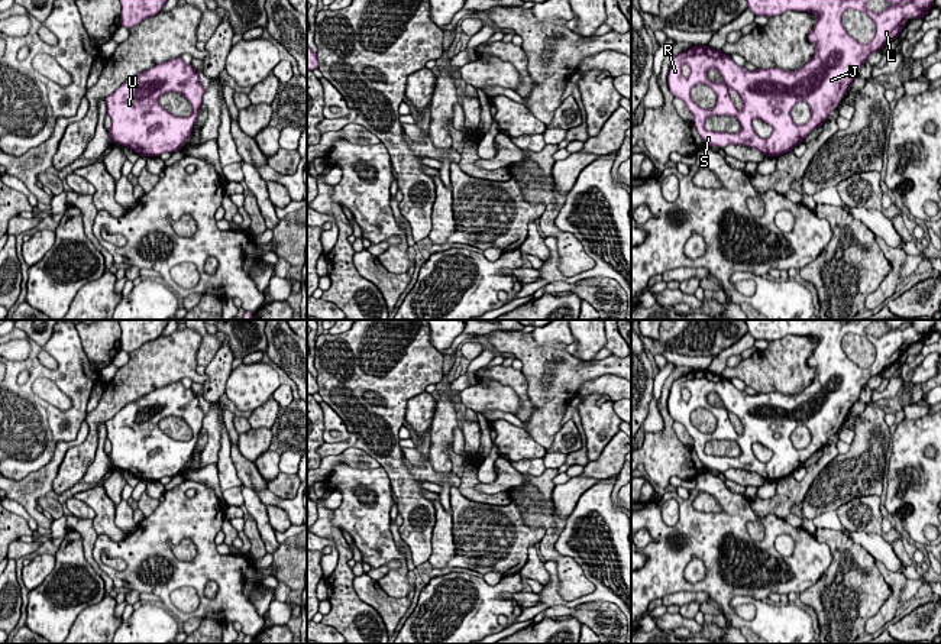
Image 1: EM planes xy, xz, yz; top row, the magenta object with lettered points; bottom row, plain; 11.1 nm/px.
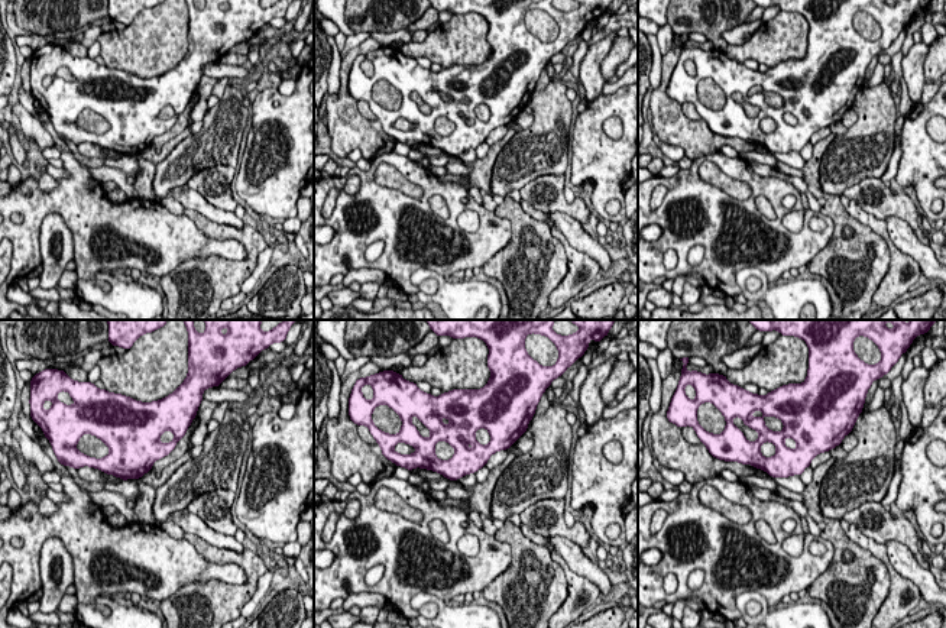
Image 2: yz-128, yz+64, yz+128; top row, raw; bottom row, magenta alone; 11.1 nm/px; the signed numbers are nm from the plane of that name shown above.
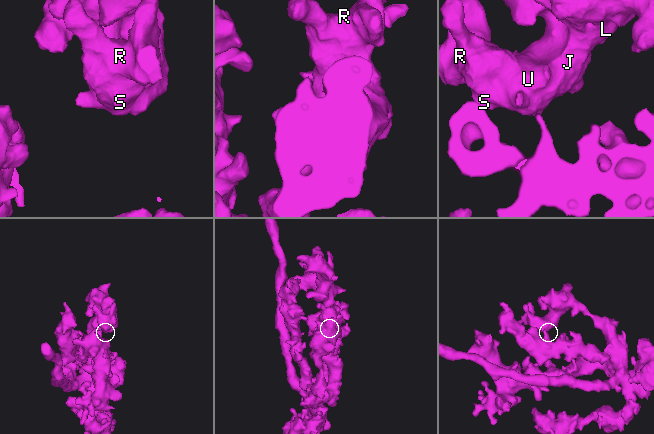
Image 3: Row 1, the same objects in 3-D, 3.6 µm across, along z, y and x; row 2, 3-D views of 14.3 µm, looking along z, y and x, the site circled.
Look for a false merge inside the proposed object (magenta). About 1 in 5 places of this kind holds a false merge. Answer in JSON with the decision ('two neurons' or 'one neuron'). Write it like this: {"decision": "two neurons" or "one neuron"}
{"decision": "one neuron"}

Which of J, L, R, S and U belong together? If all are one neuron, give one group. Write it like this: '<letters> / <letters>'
J L R S U

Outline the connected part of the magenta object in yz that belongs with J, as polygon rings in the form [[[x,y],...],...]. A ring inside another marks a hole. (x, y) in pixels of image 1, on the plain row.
[[[877,320],[744,321],[754,340],[769,343],[788,334],[814,337],[816,347],[808,359],[808,365],[815,369],[812,384],[796,395],[748,395],[721,375],[714,375],[708,369],[693,369],[673,381],[667,410],[673,421],[680,423],[692,437],[696,456],[708,472],[744,469],[759,473],[764,480],[779,480],[792,475],[812,453],[822,450],[858,401],[869,379],[899,360],[906,339],[921,343],[935,324],[935,320],[883,320],[890,330],[876,337],[869,334],[866,327]],[[847,333],[864,336],[874,346],[876,357],[869,368],[857,366],[843,350],[841,342]],[[709,392],[721,398],[722,408],[708,402]],[[698,408],[711,411],[717,418],[717,428],[711,434],[704,434],[692,425],[691,414]],[[731,414],[738,417],[741,434],[730,421]],[[798,425],[805,425],[812,436],[805,449],[796,449],[790,441],[790,434]],[[711,440],[733,440],[740,446],[741,454],[706,454],[705,444]],[[754,443],[773,452],[767,463],[761,465],[754,456]]]

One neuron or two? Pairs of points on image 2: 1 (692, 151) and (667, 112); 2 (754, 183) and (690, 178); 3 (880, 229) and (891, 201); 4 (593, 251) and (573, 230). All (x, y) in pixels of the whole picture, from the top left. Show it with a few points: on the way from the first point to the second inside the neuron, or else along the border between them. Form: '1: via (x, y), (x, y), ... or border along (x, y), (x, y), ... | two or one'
1: via (690, 141), (671, 122) | one
2: via (736, 168), (718, 158), (703, 158), (700, 161) | one
3: border along (855, 200), (864, 210), (884, 222) | two
4: via (589, 246), (577, 235) | one

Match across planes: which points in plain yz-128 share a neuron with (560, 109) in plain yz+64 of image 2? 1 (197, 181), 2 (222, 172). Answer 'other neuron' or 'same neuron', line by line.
1: other neuron
2: other neuron

